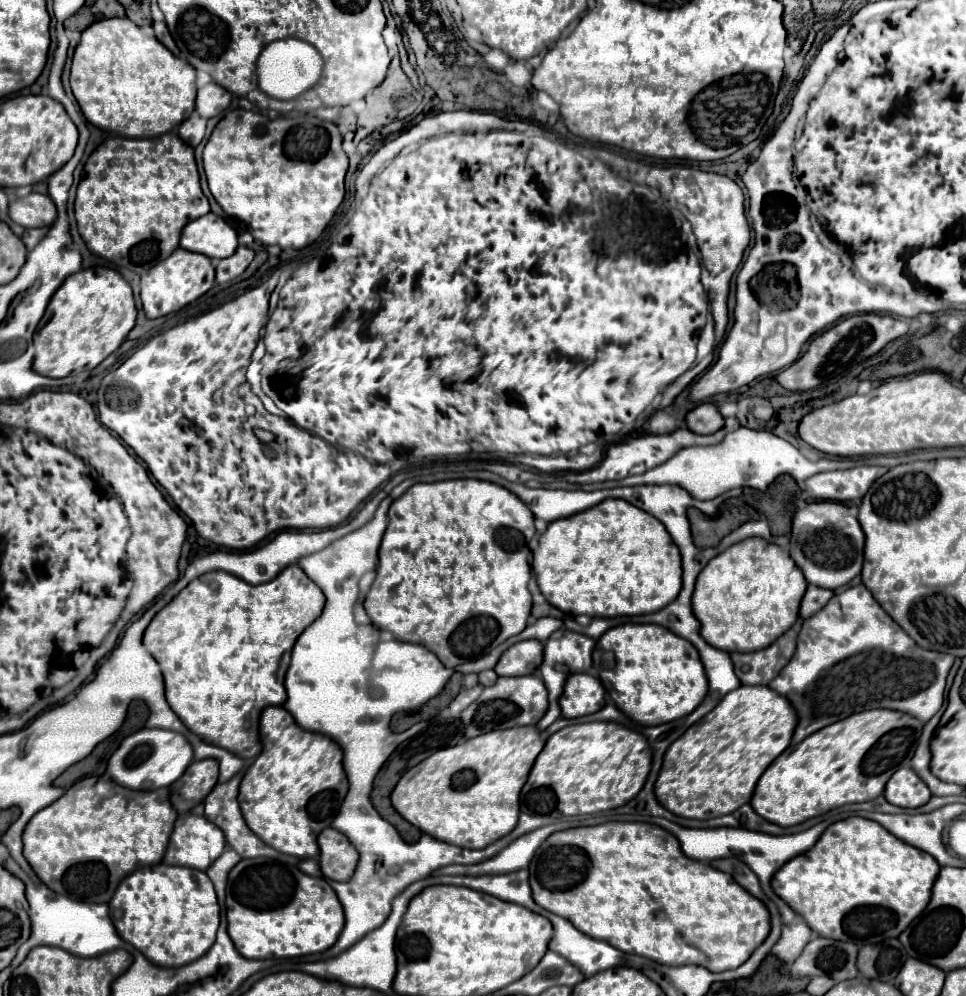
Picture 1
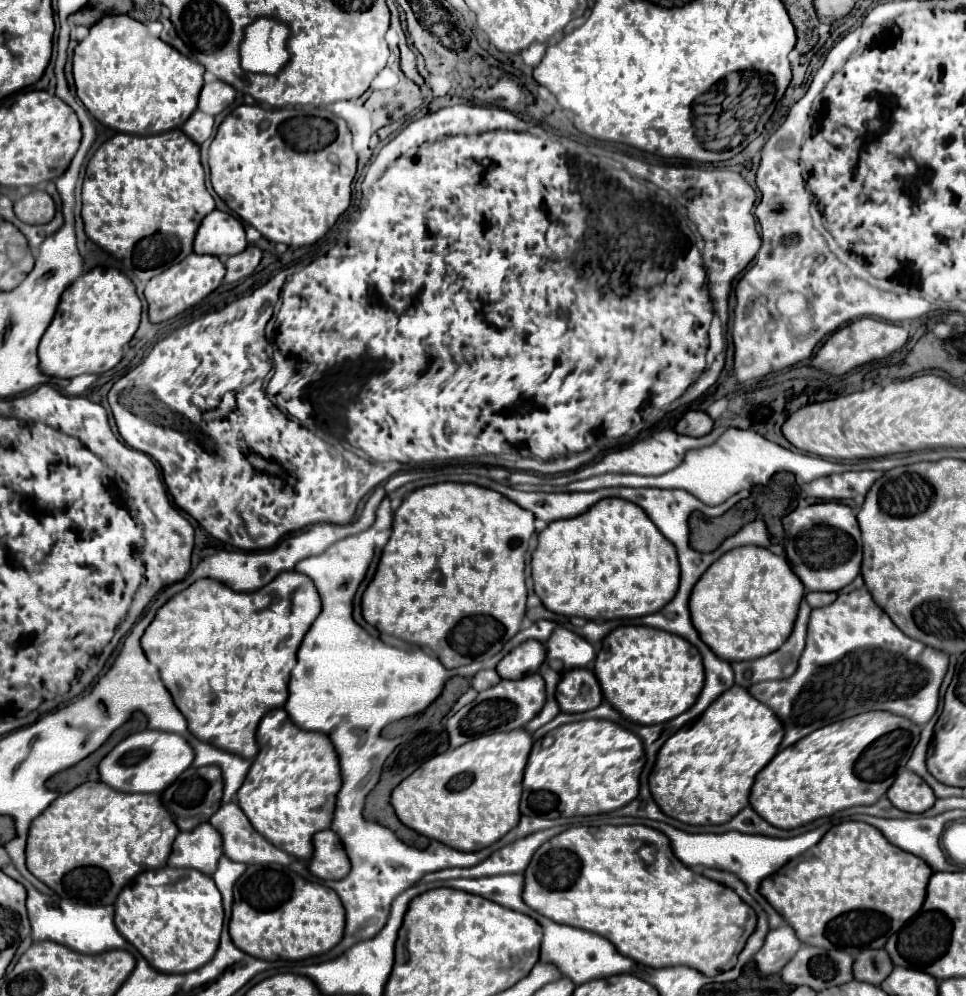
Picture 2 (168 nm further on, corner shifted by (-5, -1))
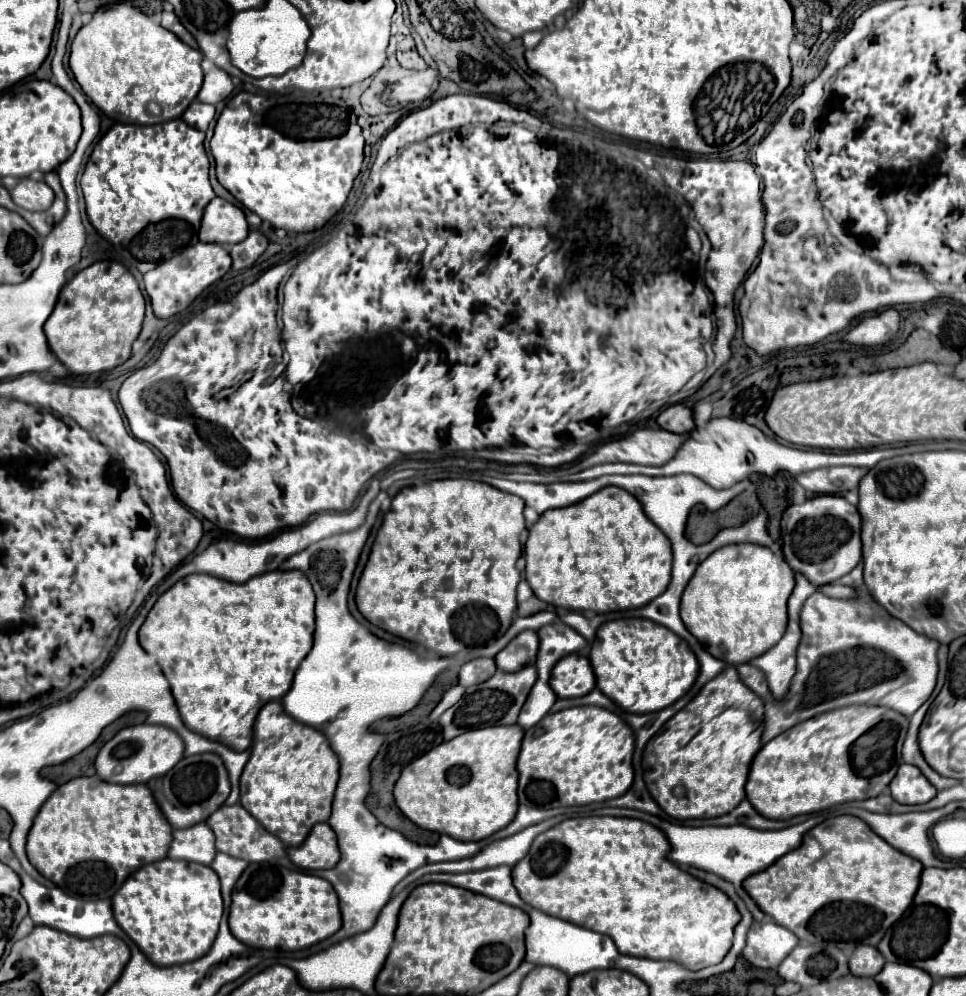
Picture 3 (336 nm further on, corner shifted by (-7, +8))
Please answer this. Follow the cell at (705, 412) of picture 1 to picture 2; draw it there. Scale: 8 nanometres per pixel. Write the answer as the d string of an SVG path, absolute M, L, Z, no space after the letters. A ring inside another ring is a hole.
M699 410L685 412L679 422L675 424L677 434L689 434L689 436L705 436L713 430L713 420Z

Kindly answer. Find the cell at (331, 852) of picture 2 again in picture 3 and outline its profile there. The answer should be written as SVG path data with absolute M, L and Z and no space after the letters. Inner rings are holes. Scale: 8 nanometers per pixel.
M317 823L303 845L289 849L289 857L297 867L315 871L335 867L341 859L341 851L333 829L327 823Z

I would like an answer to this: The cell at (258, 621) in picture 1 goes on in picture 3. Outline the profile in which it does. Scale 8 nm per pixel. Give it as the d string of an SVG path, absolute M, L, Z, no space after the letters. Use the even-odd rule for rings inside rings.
M271 571L247 583L229 583L213 575L187 575L167 589L149 611L139 629L141 647L153 655L171 683L183 723L213 741L235 751L245 751L253 743L253 723L267 701L281 699L291 683L295 669L313 645L315 593L303 571Z

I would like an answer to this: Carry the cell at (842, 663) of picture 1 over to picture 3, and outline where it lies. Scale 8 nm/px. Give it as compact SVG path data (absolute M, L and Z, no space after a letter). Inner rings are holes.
M865 587L855 589L855 595L849 599L831 599L819 591L815 591L803 605L801 611L801 629L803 629L803 641L799 643L799 655L797 655L797 673L789 685L789 693L783 701L773 701L773 705L783 707L787 715L769 715L769 685L761 669L745 663L739 665L739 675L743 683L755 691L763 703L765 703L765 733L763 743L775 739L777 735L785 733L787 729L833 709L847 707L847 705L883 705L891 707L907 717L911 717L933 693L937 683L937 649L939 643L935 639L929 639L925 635L915 633L911 627L907 627L903 621L891 617L887 609L879 607L869 591Z

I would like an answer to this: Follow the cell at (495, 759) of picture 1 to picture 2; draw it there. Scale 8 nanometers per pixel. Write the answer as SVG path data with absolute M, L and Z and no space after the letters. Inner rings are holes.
M511 730L475 738L455 750L447 750L431 760L423 762L411 776L407 776L391 794L391 806L395 808L399 820L411 830L439 840L457 850L481 850L497 842L519 822L519 798L521 798L521 778L525 762L529 758L533 738L529 732Z

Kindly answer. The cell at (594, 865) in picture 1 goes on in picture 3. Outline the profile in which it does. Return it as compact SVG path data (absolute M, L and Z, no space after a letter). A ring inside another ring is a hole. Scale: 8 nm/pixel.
M577 817L577 819L565 819L559 825L551 827L547 833L541 833L527 857L519 861L513 869L513 885L519 891L521 899L529 905L535 905L535 909L543 909L543 913L551 913L555 917L563 917L565 921L575 921L575 925L583 925L587 929L599 929L599 933L607 933L615 945L619 945L619 953L623 955L633 955L633 957L647 957L647 959L661 959L661 961L679 961L691 971L705 969L709 965L717 965L723 961L727 951L731 949L733 943L733 929L741 921L741 913L737 911L735 903L715 885L709 885L691 873L679 869L673 861L667 859L669 855L669 841L661 829L657 829L651 823L645 823L641 819L627 819L627 817Z

